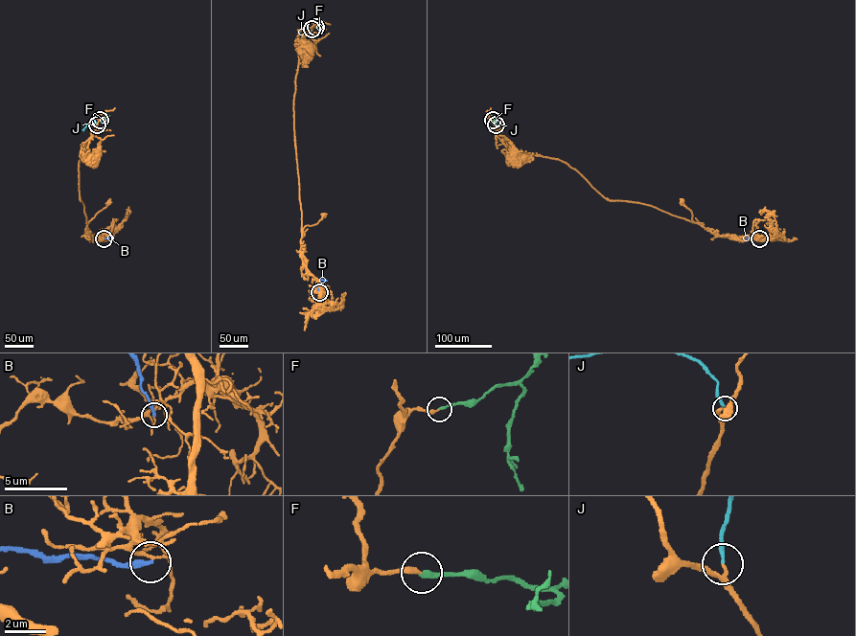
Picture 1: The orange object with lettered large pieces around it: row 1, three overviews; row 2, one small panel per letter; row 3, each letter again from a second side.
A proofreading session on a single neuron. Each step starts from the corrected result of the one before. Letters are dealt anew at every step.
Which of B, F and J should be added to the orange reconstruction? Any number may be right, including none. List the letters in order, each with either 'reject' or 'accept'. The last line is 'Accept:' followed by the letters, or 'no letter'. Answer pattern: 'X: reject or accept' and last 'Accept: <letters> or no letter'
B: reject
F: accept
J: accept
Accept: F, J

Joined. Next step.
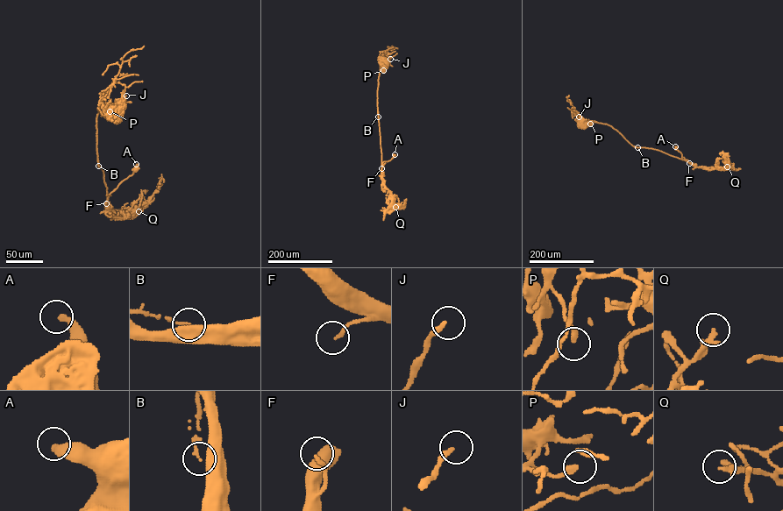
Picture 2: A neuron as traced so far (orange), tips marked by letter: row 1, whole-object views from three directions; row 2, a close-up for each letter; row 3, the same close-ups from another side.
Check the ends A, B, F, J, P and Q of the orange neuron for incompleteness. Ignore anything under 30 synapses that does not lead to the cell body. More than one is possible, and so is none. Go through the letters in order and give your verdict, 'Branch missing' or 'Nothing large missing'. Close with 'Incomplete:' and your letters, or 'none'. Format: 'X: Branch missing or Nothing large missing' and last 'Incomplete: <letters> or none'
A: Nothing large missing
B: Nothing large missing
F: Nothing large missing
J: Branch missing
P: Nothing large missing
Q: Branch missing
Incomplete: J, Q

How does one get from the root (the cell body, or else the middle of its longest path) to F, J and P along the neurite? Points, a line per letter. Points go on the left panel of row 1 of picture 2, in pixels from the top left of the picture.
F: (136, 169), (108, 195), (106, 203)
J: (136, 169), (107, 197), (103, 173), (98, 163), (96, 117), (104, 103), (116, 102), (122, 105), (126, 95)
P: (136, 169), (107, 197), (103, 173), (98, 163), (96, 117), (104, 103), (110, 103), (112, 109), (110, 111)

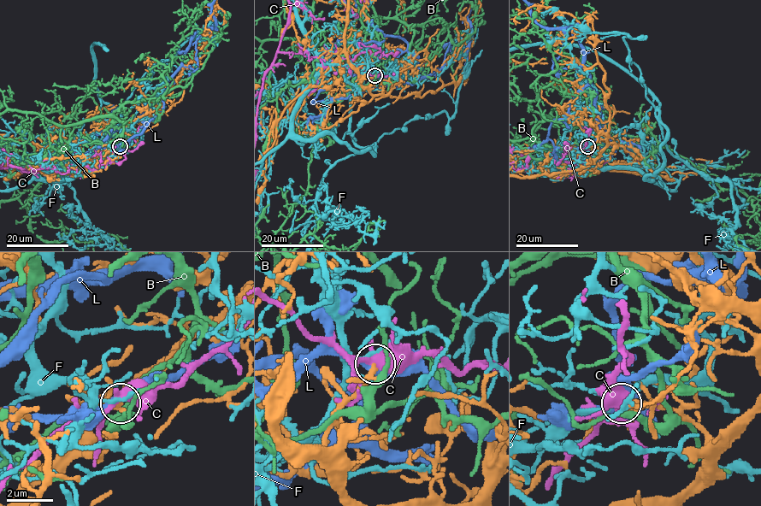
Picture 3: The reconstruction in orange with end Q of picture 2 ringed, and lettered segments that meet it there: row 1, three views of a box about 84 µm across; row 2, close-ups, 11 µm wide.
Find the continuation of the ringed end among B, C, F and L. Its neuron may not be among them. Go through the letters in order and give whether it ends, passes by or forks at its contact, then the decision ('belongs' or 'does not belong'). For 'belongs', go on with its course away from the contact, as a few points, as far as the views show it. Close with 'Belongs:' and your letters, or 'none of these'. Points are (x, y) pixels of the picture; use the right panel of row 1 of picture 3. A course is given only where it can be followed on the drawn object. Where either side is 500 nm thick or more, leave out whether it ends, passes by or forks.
B: it passes by; does not belong
C: it forks; does not belong
F: it passes by; does not belong
L: it passes by; does not belong
Belongs: none of these

